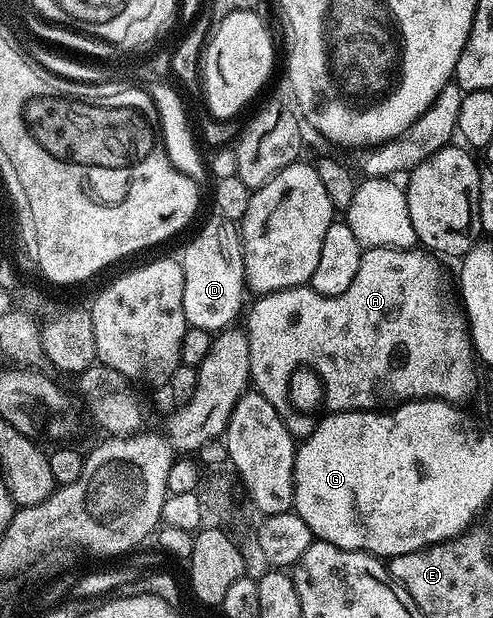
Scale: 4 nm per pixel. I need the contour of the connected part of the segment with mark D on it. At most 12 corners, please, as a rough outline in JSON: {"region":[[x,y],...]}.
{"region":[[214,215],[179,253],[183,314],[216,334],[241,312],[245,248]]}

